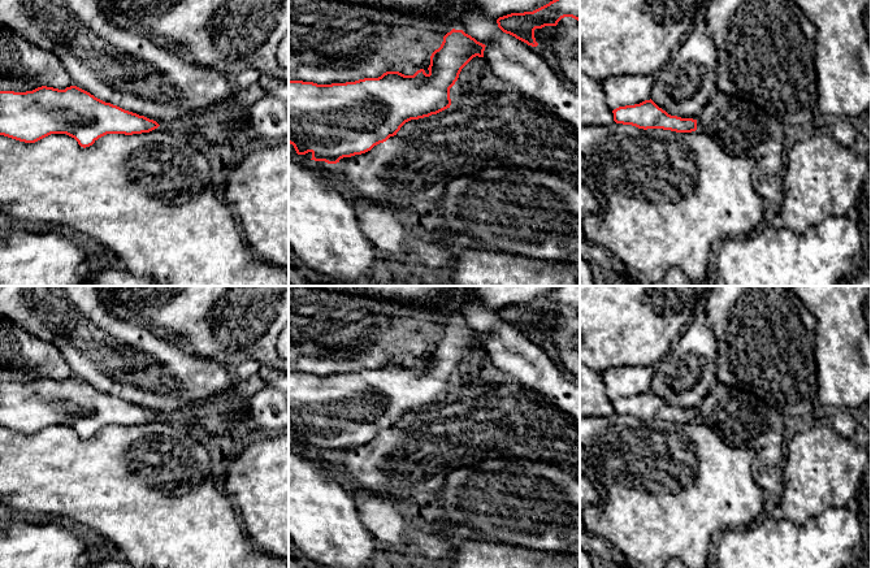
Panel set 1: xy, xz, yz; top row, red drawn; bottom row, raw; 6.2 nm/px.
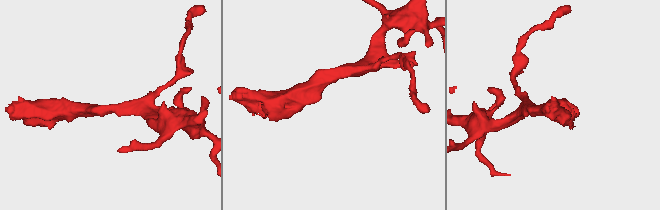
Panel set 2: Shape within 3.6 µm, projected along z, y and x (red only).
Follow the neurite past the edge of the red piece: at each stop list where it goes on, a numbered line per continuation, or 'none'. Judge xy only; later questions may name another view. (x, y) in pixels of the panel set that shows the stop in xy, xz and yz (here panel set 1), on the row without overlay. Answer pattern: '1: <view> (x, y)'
none

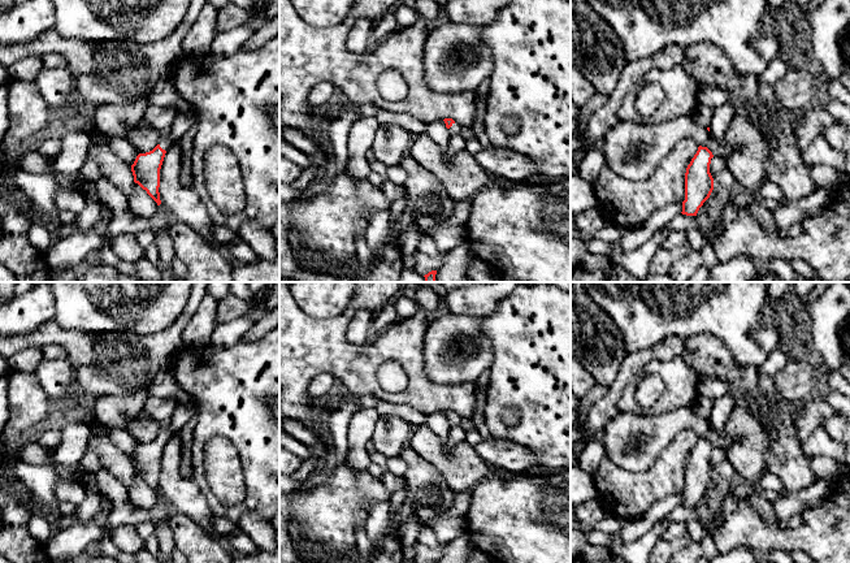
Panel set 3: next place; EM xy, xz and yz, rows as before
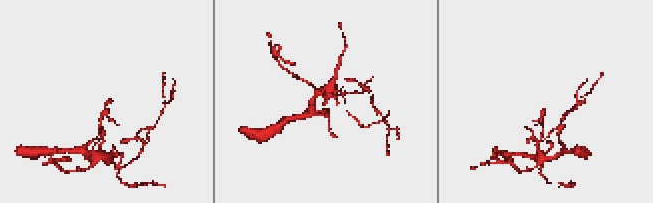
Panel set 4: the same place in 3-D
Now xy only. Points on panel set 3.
1: xy (161, 408)

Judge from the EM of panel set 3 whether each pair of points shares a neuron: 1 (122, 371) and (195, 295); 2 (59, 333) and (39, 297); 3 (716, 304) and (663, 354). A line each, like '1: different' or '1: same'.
1: same
2: different
3: different

